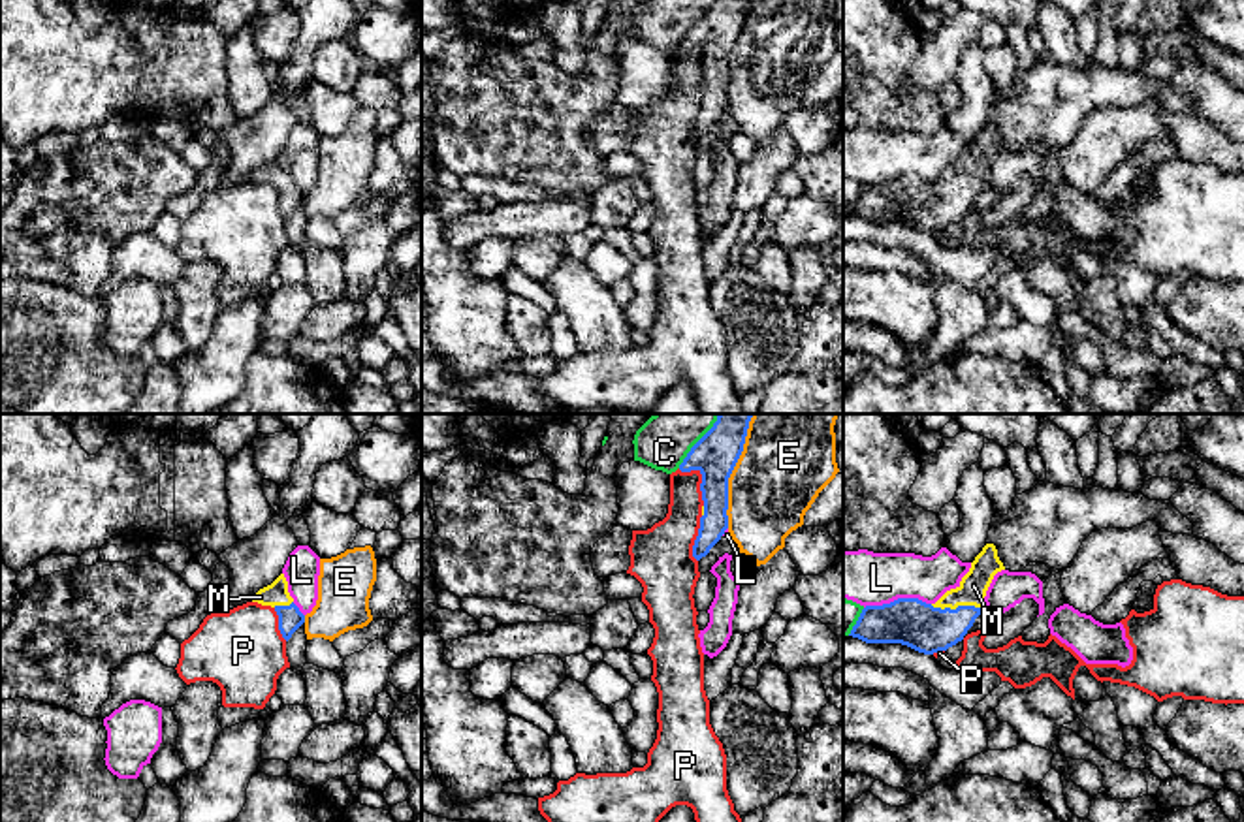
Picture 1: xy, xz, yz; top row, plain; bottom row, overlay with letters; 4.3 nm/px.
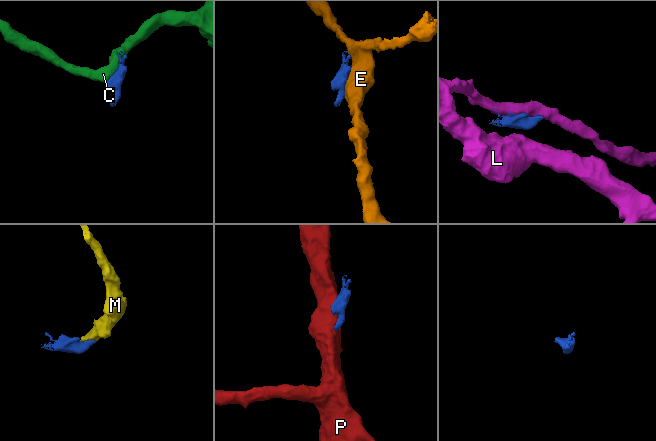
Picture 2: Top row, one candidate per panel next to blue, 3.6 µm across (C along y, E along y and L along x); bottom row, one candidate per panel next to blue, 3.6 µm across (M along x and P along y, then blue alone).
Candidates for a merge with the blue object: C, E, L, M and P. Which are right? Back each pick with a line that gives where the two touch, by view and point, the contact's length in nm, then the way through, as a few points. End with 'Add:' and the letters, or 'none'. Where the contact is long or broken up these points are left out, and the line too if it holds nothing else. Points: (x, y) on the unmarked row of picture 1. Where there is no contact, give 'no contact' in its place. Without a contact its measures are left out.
M: yz (958, 185) | 240 nm | across yz (909, 200), (943, 200), (958, 185), (973, 164)
Add: M

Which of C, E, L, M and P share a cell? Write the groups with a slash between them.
C / E / L / M / P

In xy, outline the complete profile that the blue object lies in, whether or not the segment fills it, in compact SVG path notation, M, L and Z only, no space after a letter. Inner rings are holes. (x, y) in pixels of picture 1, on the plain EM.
M280 152L271 164L260 167L252 181L262 184L271 184L279 194L279 209L282 216L288 220L292 213L305 201L305 194L294 182L294 177L288 171L288 160L284 152Z

